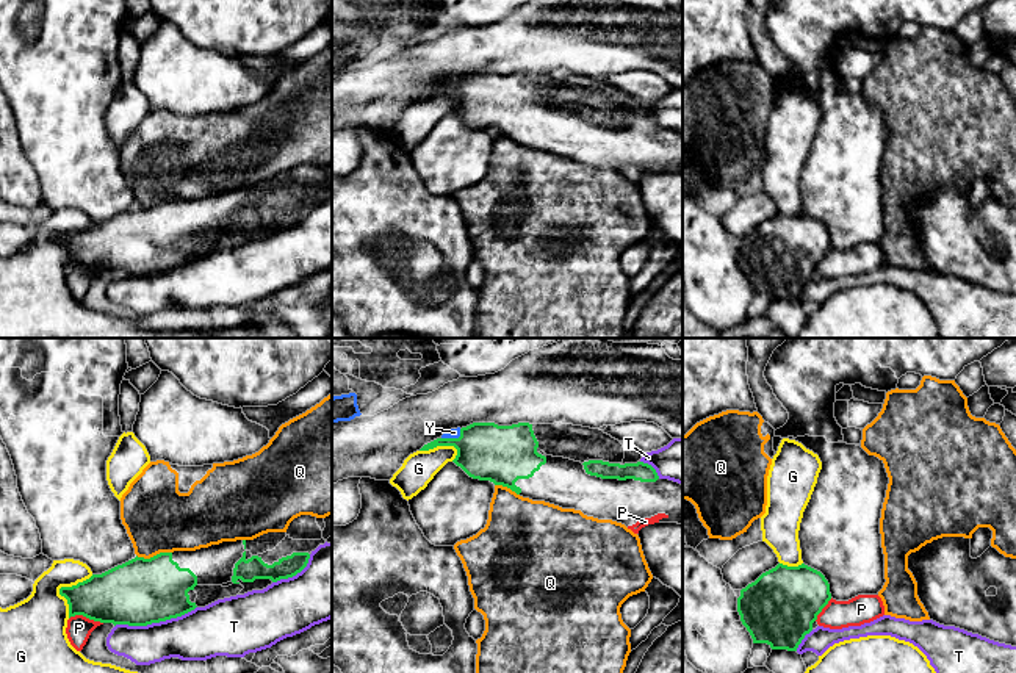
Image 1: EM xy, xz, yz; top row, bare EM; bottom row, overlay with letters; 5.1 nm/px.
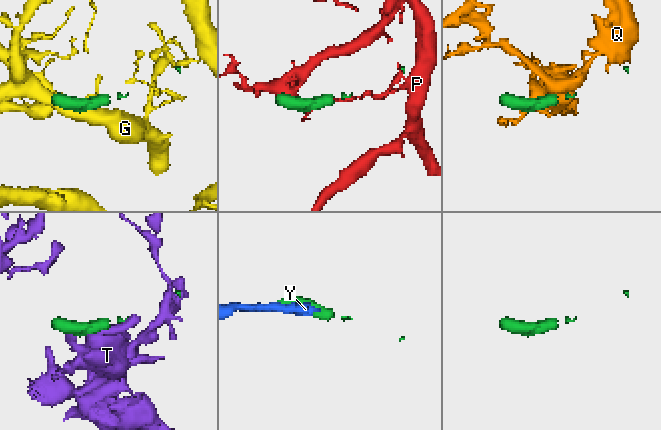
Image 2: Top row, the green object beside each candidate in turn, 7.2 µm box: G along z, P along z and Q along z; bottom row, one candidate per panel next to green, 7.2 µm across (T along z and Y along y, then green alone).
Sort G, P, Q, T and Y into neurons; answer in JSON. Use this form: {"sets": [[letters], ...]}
{"sets": [["G"], ["P"], ["Q"], ["T"], ["Y"]]}

